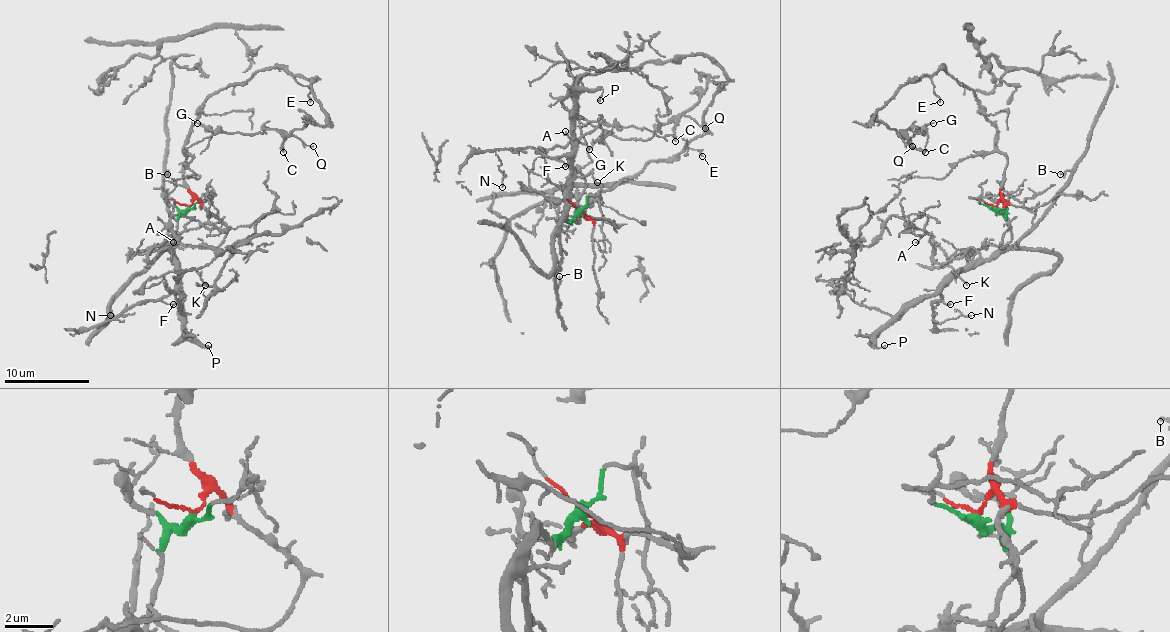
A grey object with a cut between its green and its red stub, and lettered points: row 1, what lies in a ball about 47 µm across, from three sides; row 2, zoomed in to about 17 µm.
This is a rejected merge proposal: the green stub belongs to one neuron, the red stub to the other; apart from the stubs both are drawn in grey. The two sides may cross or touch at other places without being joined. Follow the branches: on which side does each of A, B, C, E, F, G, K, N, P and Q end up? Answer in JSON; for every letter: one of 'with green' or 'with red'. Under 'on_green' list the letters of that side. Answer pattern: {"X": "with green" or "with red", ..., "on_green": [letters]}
{"A": "with green", "B": "with green", "C": "with red", "E": "with red", "F": "with green", "G": "with red", "K": "with green", "N": "with green", "P": "with green", "Q": "with red", "on_green": ["A", "B", "F", "K", "N", "P"]}

